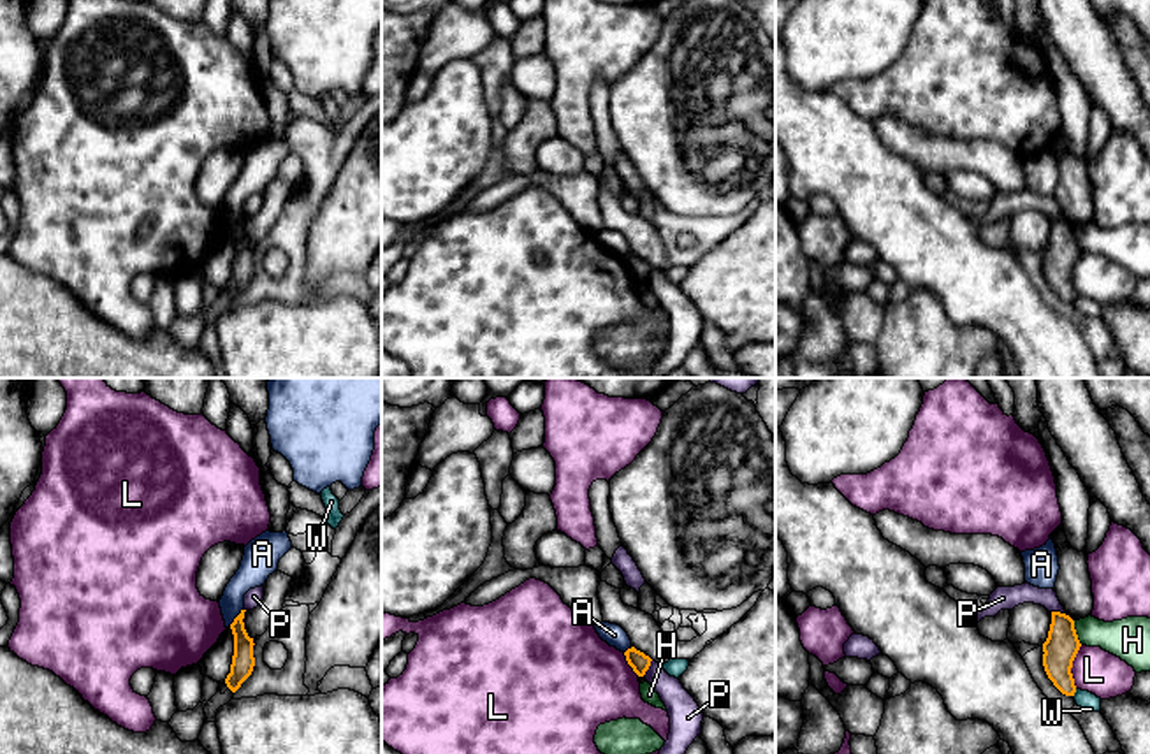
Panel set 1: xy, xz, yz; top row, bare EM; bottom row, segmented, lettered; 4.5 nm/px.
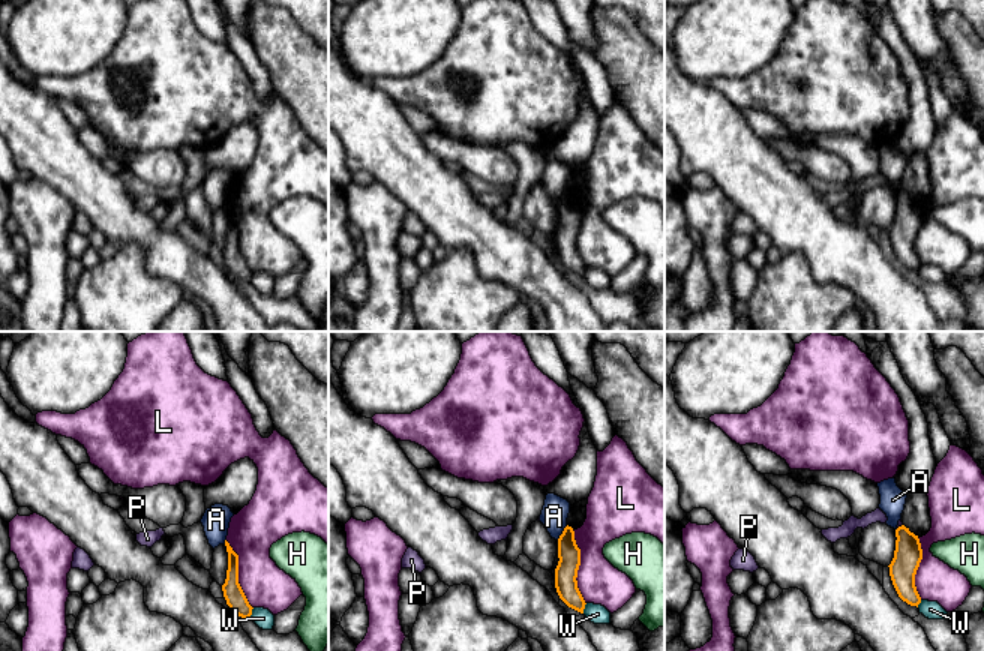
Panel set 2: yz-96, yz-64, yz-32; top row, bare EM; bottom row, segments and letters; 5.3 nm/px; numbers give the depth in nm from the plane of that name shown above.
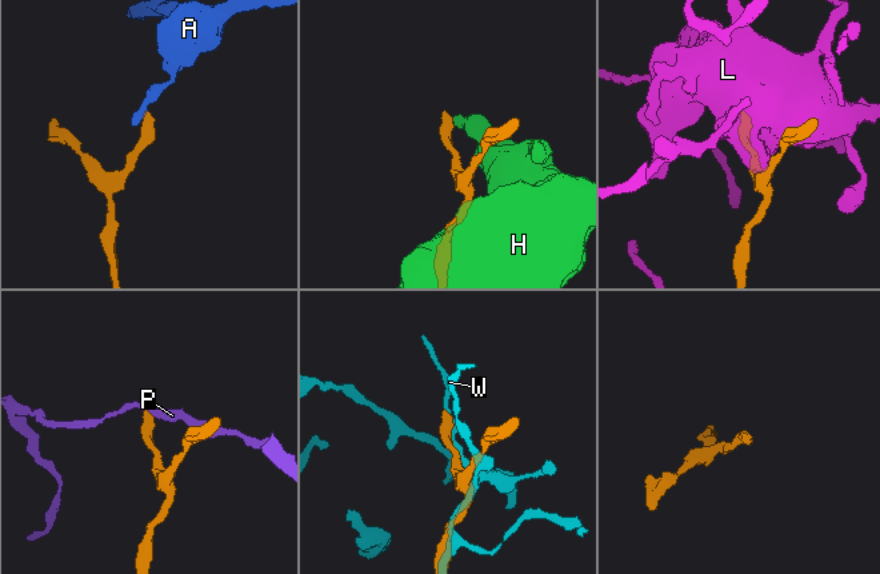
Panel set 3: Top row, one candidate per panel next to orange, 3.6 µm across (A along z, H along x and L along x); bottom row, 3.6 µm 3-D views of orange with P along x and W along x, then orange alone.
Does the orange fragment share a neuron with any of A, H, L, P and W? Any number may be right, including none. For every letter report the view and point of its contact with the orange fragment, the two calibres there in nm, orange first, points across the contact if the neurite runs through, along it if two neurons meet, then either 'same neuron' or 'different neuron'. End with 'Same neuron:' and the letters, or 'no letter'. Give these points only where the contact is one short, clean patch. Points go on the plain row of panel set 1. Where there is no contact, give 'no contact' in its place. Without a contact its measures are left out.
A: contact xy (236, 224); calibres 110 and 140 nm; border xy (243, 215), (229, 232); different neuron
H: contact yz (1075, 239); calibres 160 and 190 nm; different neuron
L: contact yz (1071, 273); calibres 160 and 200 nm; different neuron
P: contact yz (1062, 220); calibres 160 and 100 nm; border yz (1052, 217), (1064, 218), (1073, 227); different neuron
W: contact yz (1075, 297); calibres 160 and 80 nm; different neuron
Same neuron: no letter

